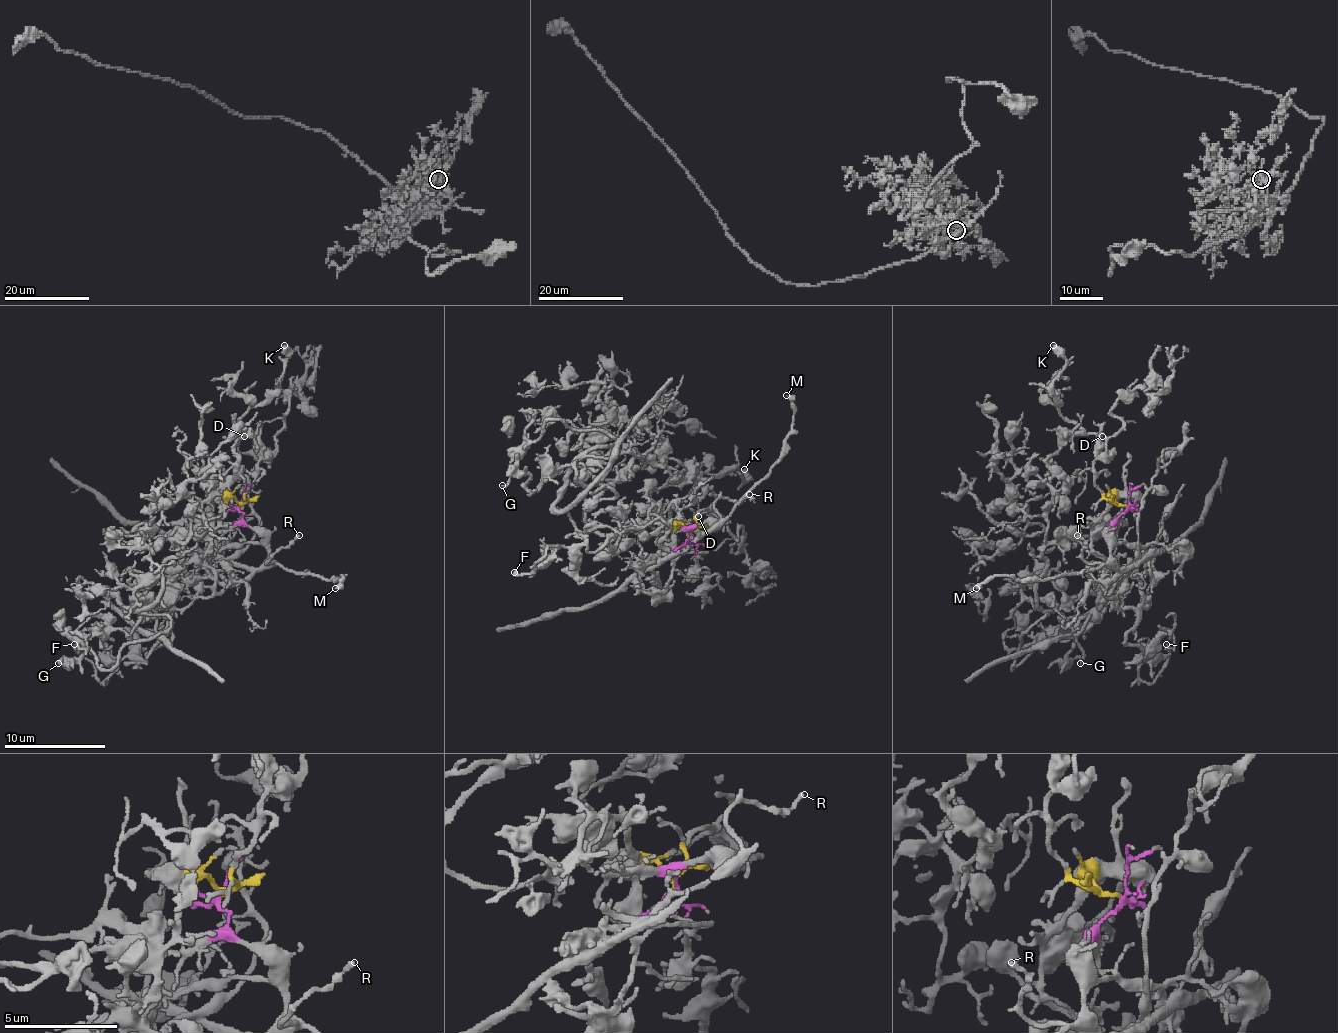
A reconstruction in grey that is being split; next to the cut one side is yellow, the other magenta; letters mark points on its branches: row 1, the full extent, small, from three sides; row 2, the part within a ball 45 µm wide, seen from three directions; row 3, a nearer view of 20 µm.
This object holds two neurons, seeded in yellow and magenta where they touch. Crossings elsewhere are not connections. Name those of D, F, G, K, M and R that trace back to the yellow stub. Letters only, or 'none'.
D, F, G, K

